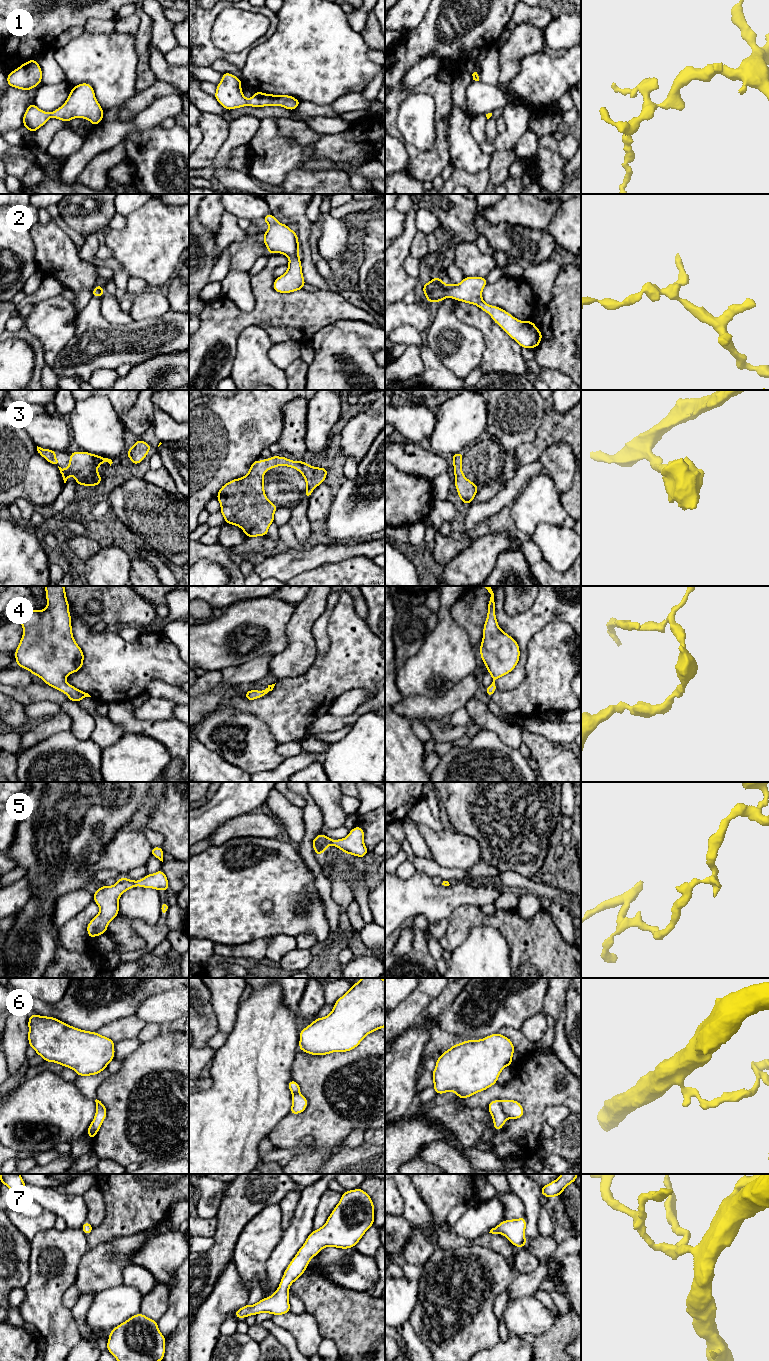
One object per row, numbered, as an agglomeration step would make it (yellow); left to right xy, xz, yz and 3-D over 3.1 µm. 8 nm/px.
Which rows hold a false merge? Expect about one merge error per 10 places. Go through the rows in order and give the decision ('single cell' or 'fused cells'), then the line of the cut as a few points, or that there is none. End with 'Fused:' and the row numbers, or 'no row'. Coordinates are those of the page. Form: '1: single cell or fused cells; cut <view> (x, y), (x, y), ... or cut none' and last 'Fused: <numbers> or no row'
1: single cell; cut none
2: single cell; cut none
3: single cell; cut none
4: single cell; cut none
5: single cell; cut none
6: fused cells; cut yz (499, 1101), (502, 1111), (507, 1118)
7: single cell; cut none
Fused: 6

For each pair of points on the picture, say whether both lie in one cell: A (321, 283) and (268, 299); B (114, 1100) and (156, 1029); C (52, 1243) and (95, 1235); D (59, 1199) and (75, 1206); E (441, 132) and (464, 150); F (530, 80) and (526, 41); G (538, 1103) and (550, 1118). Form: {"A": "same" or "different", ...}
{"A": "different", "B": "different", "C": "different", "D": "same", "E": "different", "F": "different", "G": "different"}

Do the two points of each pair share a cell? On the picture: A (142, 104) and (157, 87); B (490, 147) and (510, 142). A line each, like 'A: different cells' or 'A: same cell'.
A: same cell
B: same cell

